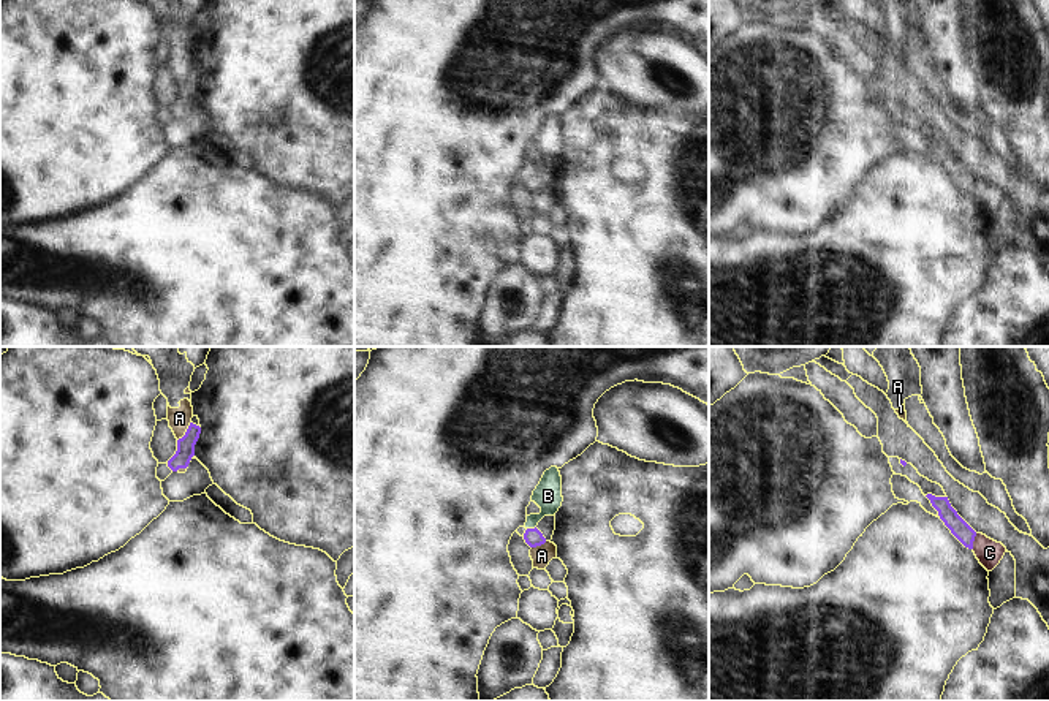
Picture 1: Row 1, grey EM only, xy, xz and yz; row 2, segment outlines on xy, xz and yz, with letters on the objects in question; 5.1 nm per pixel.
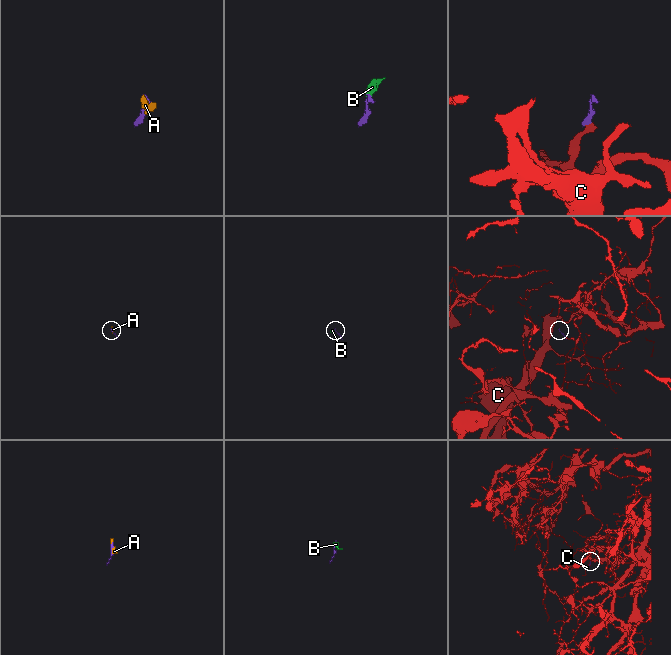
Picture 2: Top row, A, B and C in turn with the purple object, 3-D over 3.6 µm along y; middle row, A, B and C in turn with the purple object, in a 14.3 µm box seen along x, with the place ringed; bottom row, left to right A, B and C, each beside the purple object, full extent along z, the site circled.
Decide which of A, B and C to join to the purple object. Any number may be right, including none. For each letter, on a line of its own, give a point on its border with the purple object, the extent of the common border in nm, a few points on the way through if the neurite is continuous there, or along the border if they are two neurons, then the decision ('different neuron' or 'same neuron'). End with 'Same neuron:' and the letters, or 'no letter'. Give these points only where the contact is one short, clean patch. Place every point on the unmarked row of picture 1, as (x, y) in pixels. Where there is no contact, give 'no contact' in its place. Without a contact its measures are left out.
A: xy (187, 76) | 120 nm | along xy (190, 67), (177, 86) | different neuron
B: xz (530, 174) | 50 nm | along xz (535, 171), (527, 174) | different neuron
C: yz (973, 185) | 80 nm | along yz (977, 179), (972, 193) | different neuron
Same neuron: no letter

